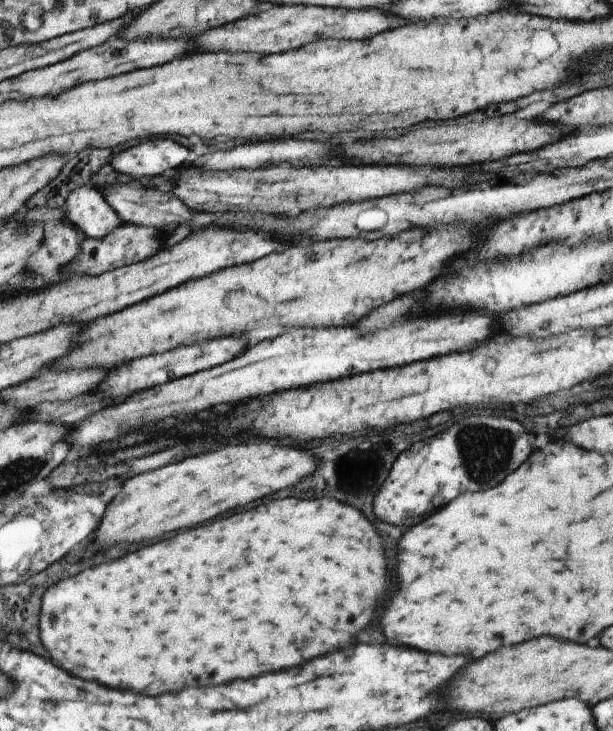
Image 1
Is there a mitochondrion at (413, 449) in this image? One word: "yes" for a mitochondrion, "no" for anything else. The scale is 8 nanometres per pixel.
no

